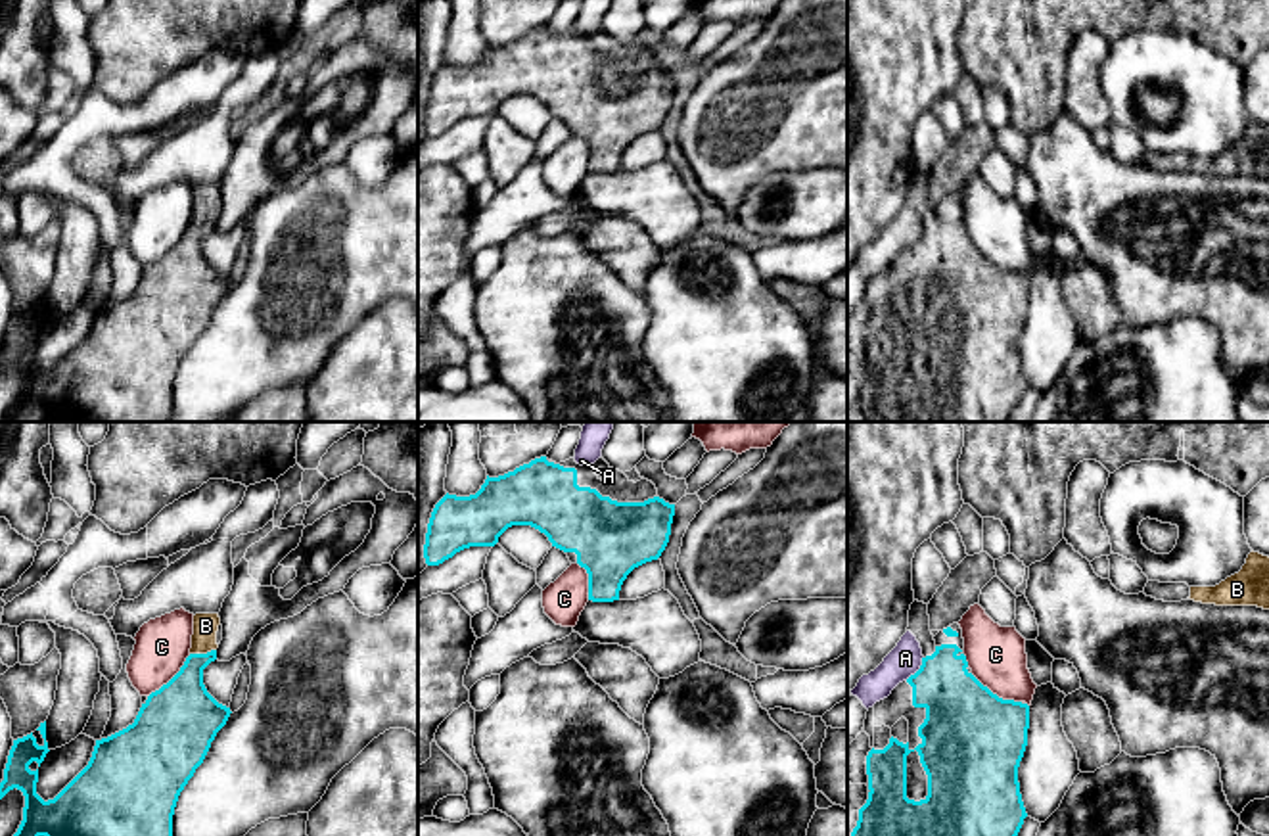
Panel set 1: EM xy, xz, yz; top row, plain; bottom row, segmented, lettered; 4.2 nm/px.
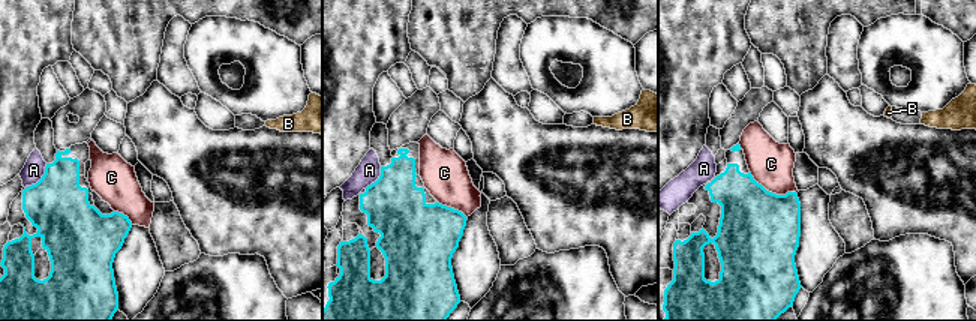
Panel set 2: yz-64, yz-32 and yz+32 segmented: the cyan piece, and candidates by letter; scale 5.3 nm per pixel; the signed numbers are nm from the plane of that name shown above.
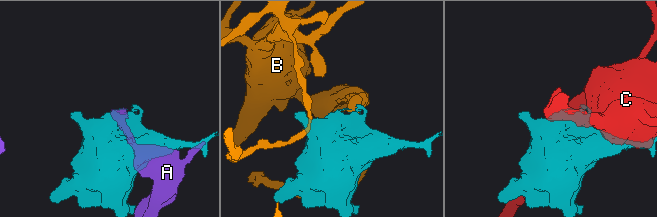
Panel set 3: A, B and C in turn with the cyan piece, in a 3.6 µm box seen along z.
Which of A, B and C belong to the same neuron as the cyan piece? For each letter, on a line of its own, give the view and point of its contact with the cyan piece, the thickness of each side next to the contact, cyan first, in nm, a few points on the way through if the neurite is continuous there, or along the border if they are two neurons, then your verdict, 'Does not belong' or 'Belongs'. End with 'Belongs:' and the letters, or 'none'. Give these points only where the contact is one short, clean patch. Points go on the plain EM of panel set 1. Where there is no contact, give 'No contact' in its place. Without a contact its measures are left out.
A: Touches cyan at yz (919, 240). Thickness 300 nm (cyan) against 140 nm. Boundary: yz (922, 227), (922, 234), (905, 250). Does not belong
B: Touches cyan at xy (202, 225). Thickness 260 nm (cyan) against 110 nm. Path across: xy (183, 280), (192, 238), (202, 225), (206, 196). Belongs
C: Touches cyan at yz (995, 265). Thickness 440 nm (cyan) against 240 nm. Does not belong
Belongs: B

